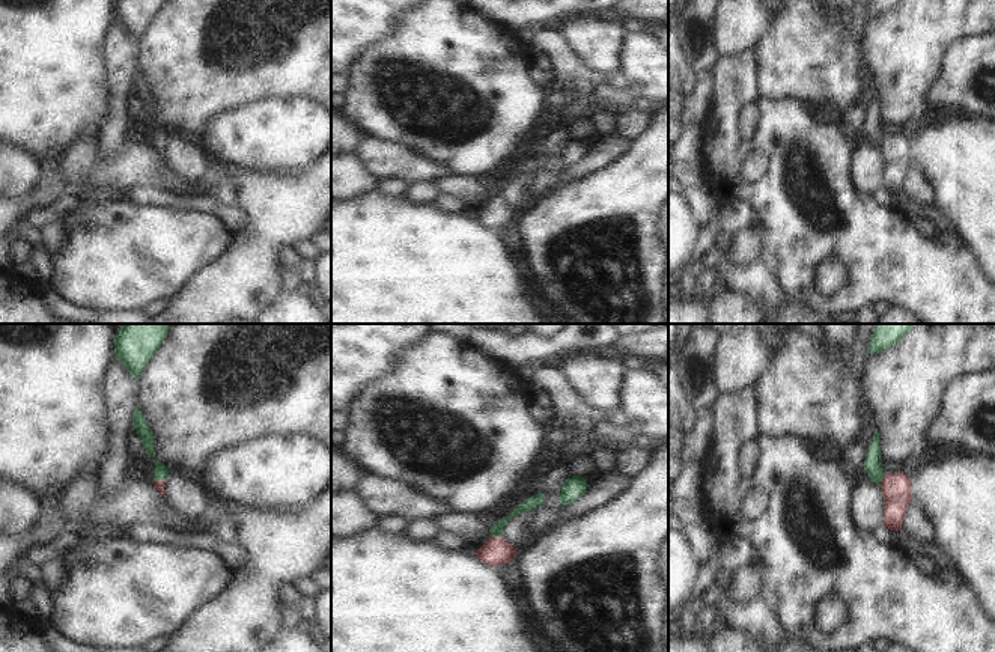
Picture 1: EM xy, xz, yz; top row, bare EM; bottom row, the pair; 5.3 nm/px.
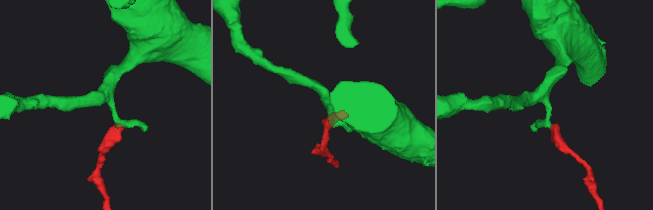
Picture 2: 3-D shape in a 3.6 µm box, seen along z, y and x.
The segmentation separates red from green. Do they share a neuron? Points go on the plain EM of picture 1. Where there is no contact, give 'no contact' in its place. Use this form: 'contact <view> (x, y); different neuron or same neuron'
contact xy (158, 143); same neuron

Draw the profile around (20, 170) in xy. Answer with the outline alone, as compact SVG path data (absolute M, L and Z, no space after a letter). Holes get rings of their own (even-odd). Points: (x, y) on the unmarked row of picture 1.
M0 145L0 197L23 200L42 175L39 160L24 148Z

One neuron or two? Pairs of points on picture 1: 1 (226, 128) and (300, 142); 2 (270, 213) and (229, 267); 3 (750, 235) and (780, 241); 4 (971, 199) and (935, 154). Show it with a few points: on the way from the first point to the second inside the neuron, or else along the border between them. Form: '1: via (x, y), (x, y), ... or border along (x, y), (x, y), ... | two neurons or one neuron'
1: via (244, 136), (282, 136) | one neuron
2: via (270, 226), (243, 253) | one neuron
3: border along (759, 222), (765, 238), (756, 259) | two neurons
4: via (970, 188), (946, 164) | one neuron

